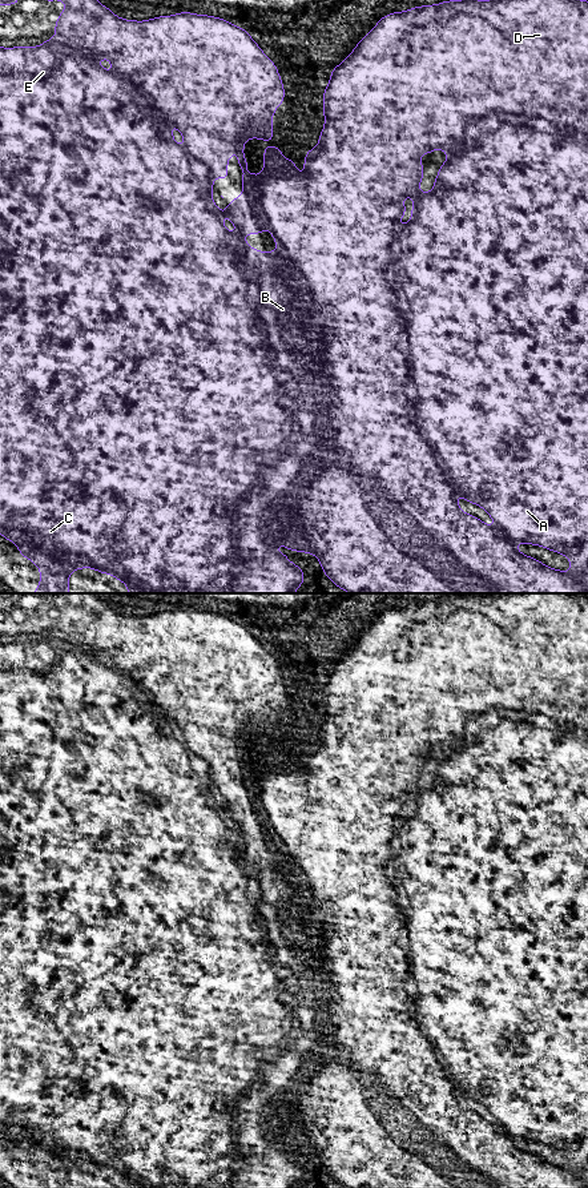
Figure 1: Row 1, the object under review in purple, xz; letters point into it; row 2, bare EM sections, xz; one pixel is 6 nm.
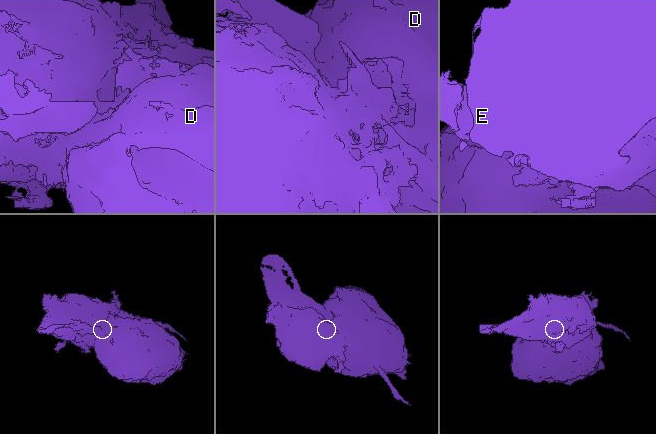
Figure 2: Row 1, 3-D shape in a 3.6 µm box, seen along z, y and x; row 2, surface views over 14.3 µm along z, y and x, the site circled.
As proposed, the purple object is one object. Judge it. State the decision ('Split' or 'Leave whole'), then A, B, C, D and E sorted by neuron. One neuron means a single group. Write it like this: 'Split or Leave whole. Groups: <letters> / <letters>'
Split. Groups: A D / B C E

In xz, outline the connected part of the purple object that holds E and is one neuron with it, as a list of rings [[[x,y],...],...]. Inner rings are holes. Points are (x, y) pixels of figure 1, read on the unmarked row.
[[[45,593],[44,596],[63,596],[67,604],[59,609],[55,619],[55,633],[45,636],[39,643],[0,643],[0,1131],[19,1143],[19,1152],[25,1152],[32,1160],[40,1164],[40,1180],[35,1188],[69,1188],[69,1171],[81,1164],[92,1164],[101,1171],[109,1169],[128,1183],[128,1188],[295,1188],[305,1179],[305,1168],[291,1159],[285,1149],[274,1145],[282,1140],[290,1147],[305,1148],[311,1141],[322,1141],[326,1152],[391,1152],[395,1147],[408,1151],[408,1145],[396,1135],[396,1116],[387,1115],[380,1108],[380,1100],[370,1092],[370,1079],[363,1082],[355,1076],[354,1068],[347,1072],[298,1072],[298,1067],[330,1067],[338,1059],[338,1044],[333,1039],[333,961],[321,959],[323,953],[333,953],[339,957],[342,950],[355,955],[376,957],[383,959],[386,946],[396,943],[403,926],[403,911],[395,903],[395,897],[382,897],[379,902],[357,902],[353,897],[341,897],[333,905],[331,930],[323,929],[321,917],[321,903],[306,894],[306,887],[311,885],[311,877],[306,873],[306,858],[294,854],[287,846],[295,842],[291,829],[297,796],[306,788],[309,778],[295,765],[295,757],[282,753],[282,745],[263,742],[263,768],[257,772],[247,769],[249,758],[245,753],[245,737],[249,734],[273,737],[274,724],[271,716],[274,706],[285,697],[285,682],[279,668],[259,641],[243,624],[235,623],[227,616],[210,611],[196,611],[193,608],[180,608],[170,612],[157,612],[154,615],[137,617],[116,612],[112,605],[102,601],[96,593]],[[98,655],[108,655],[114,667],[108,668],[98,661]],[[170,721],[176,721],[184,732],[185,741],[176,740],[170,728]],[[237,748],[238,762],[242,769],[243,789],[235,796],[229,797],[222,809],[212,793],[214,778],[212,773],[221,776],[230,774],[226,762],[229,752]],[[226,812],[238,826],[233,830],[222,819]],[[269,825],[278,846],[262,849],[251,845],[243,835],[245,830],[261,830]]]

